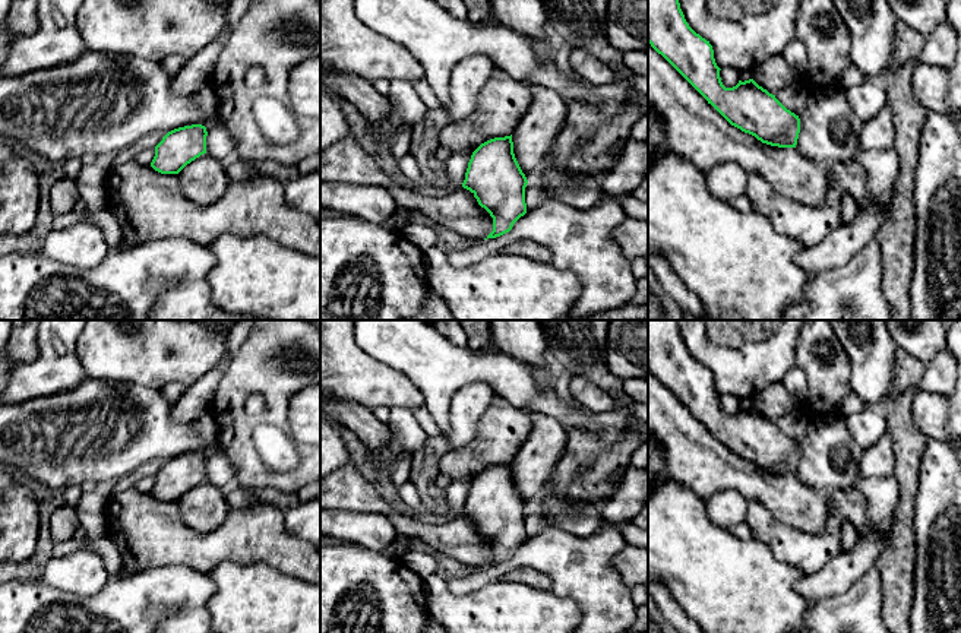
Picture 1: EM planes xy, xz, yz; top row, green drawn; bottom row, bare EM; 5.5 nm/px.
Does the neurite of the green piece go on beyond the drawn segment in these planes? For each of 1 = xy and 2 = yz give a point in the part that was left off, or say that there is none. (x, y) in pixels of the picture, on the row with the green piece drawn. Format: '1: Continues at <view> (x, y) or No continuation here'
1: Continues at xy (204, 180)
2: Continues at yz (695, 130)

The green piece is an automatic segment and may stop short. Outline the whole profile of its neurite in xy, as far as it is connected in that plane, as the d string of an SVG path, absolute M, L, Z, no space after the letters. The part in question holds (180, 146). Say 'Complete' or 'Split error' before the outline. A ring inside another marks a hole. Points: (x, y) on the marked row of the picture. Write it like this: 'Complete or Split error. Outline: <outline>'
Split error. Outline: M192 124L168 132L155 146L151 167L161 174L177 174L184 197L211 205L227 192L225 162L206 153L206 127Z

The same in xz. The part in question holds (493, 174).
Split error. Outline: M525 85L532 99L515 132L481 143L471 155L462 183L493 218L487 238L509 232L527 213L525 187L551 152L568 118L568 102L556 91Z

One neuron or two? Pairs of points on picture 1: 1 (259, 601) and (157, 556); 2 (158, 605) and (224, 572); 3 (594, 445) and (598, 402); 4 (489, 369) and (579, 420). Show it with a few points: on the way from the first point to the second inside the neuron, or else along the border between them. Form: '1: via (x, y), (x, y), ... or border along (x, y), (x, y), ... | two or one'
1: border along (243, 565), (221, 560), (208, 573) | two
2: border along (209, 575), (215, 585), (215, 592), (204, 605) | two
3: border along (617, 408), (591, 414) | two
4: via (511, 379), (527, 395), (543, 399), (558, 410) | one

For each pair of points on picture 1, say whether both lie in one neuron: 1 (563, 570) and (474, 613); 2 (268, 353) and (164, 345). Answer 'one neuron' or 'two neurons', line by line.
1: two neurons
2: one neuron

